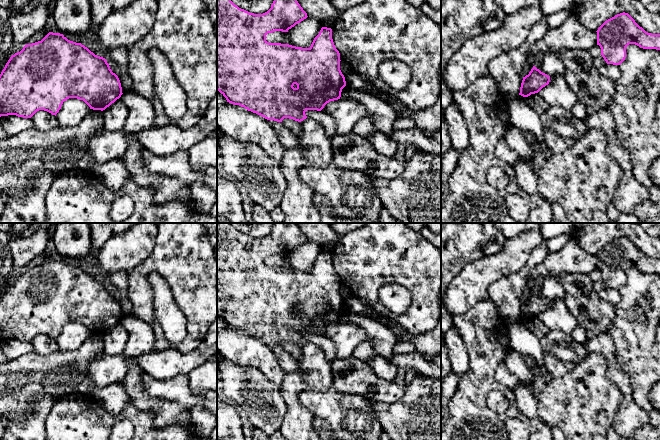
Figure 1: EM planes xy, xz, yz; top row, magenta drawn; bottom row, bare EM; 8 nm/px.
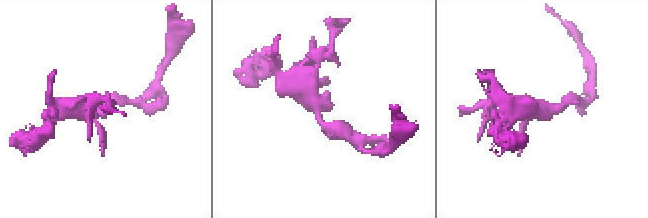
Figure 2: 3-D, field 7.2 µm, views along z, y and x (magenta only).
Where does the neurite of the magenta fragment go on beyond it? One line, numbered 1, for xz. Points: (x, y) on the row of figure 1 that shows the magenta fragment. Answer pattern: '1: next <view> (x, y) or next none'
1: next none

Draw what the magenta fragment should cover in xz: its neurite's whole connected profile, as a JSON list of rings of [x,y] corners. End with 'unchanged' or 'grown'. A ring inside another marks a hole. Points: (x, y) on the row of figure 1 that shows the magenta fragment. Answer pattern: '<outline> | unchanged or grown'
[[[217,0],[217,90],[226,98],[227,102],[244,107],[248,111],[256,113],[267,120],[282,122],[284,118],[290,118],[301,122],[307,118],[305,114],[307,110],[321,111],[330,101],[340,99],[342,89],[346,86],[346,81],[340,70],[340,53],[334,45],[331,28],[322,27],[309,48],[301,48],[289,44],[270,43],[266,41],[266,35],[268,33],[275,31],[288,32],[289,29],[307,17],[307,13],[303,10],[297,0],[274,0],[271,8],[263,14],[250,13],[239,8],[231,0]]] | unchanged

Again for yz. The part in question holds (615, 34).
[[[625,12],[606,20],[596,32],[597,45],[607,64],[620,65],[626,58],[629,44],[660,50],[660,34],[646,32]]] | unchanged

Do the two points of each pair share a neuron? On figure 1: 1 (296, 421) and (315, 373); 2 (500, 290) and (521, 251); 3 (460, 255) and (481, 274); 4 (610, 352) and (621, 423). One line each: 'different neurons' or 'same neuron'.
1: same neuron
2: different neurons
3: different neurons
4: same neuron

